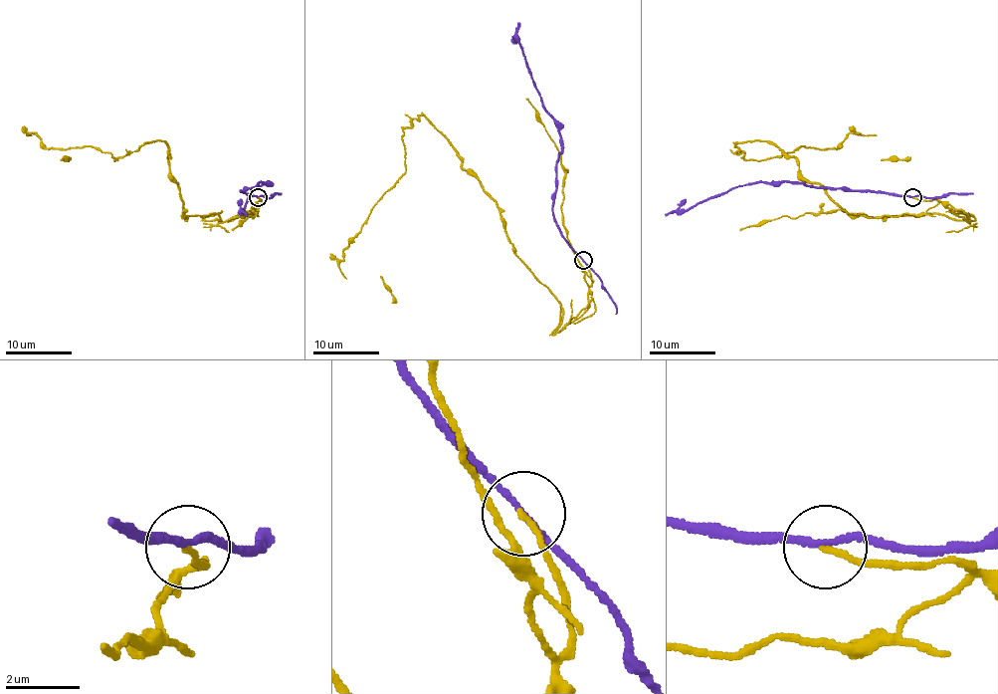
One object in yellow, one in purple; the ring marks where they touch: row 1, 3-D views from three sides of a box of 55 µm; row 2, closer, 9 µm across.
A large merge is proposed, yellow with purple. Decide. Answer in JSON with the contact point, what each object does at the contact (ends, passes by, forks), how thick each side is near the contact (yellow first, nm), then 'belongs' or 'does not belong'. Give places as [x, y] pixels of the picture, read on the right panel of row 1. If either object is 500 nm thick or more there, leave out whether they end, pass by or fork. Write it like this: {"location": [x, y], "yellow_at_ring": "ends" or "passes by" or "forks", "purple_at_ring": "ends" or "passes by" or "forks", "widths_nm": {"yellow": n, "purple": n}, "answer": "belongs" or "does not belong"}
{"location": [912, 197], "yellow_at_ring": "ends", "purple_at_ring": "passes by", "widths_nm": {"yellow": 150, "purple": 150}, "answer": "does not belong"}

